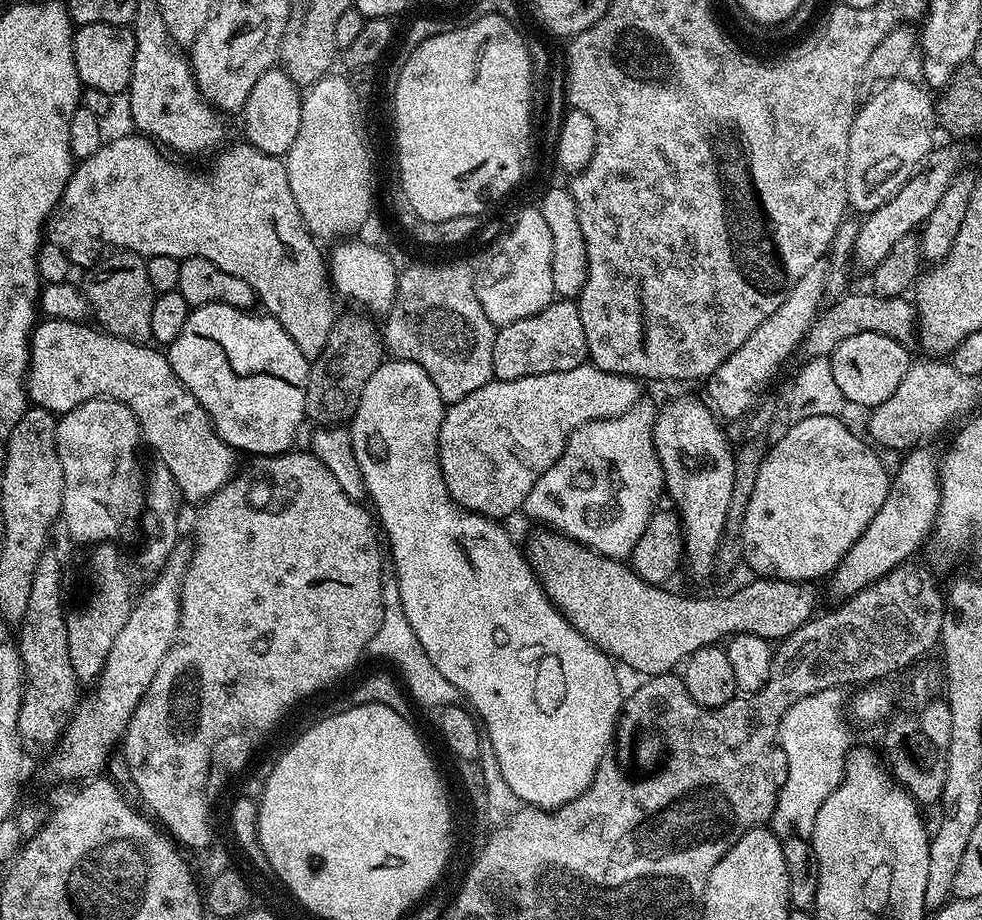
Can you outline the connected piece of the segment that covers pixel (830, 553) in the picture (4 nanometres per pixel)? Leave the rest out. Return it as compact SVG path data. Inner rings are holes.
M815 416L789 423L784 437L765 454L742 529L743 563L749 564L757 577L809 582L831 577L850 546L862 538L862 530L878 514L878 506L886 502L890 472L880 461L881 453L867 439L859 440L842 421L840 416Z

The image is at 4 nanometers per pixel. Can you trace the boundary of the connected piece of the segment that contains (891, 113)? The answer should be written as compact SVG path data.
M904 79L881 84L856 110L850 130L846 186L849 205L860 214L872 212L882 206L882 202L890 202L920 169L934 147L932 131L937 131L938 121L933 97L928 97L927 87Z

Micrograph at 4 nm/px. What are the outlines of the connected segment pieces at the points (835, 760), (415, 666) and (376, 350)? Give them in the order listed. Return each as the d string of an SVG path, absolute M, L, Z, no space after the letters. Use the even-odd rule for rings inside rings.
M840 688L822 690L794 702L780 723L778 743L786 754L786 782L776 795L771 831L781 838L790 836L811 837L818 810L836 787L844 780L844 759L848 757L850 743L844 729L846 700Z
M392 578L384 581L382 626L378 628L378 633L374 634L374 638L371 639L369 653L392 662L400 670L405 680L403 683L407 693L414 702L416 700L426 708L439 710L461 701L462 697L457 687L439 673L438 668L430 662L430 658L426 658L422 644L418 642L417 636L406 621L405 611L401 606L401 596L398 594L398 586L395 579Z
M352 311L356 312L337 315L333 319L330 338L326 338L322 354L311 361L308 369L308 393L304 411L307 419L313 420L316 426L340 426L351 421L352 415L358 410L362 390L366 390L366 382L370 382L374 370L386 356L378 324L363 311Z

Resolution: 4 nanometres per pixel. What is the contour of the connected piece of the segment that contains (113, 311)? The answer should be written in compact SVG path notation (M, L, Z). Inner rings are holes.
M116 250L97 259L96 263L85 271L88 273L84 276L82 291L87 307L91 315L96 315L95 323L110 336L137 342L152 340L150 313L154 310L158 294L150 286L144 262L145 257L137 256L135 252Z

